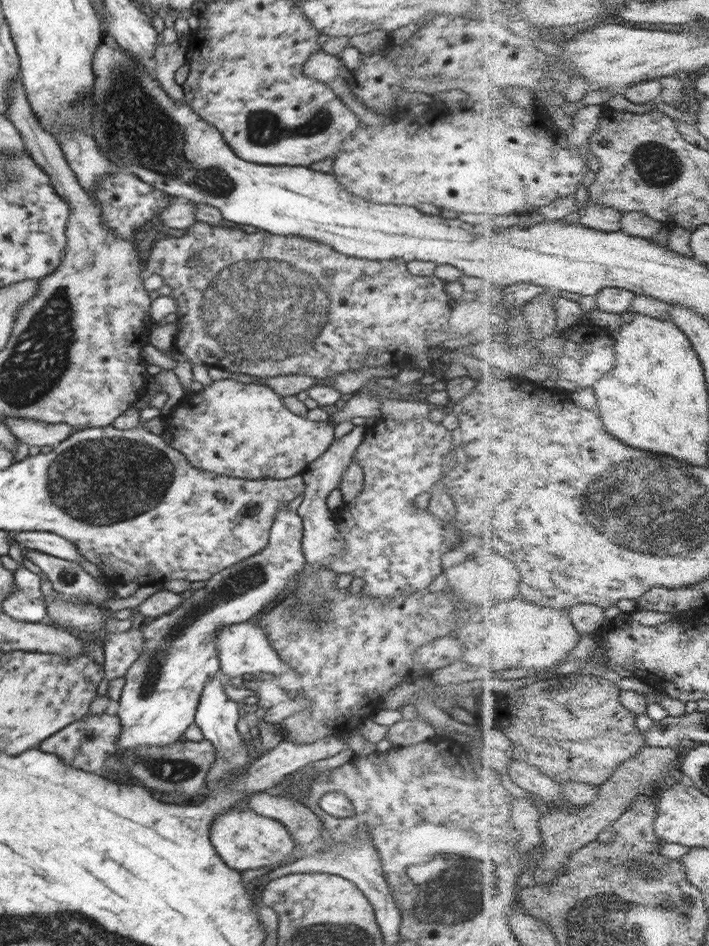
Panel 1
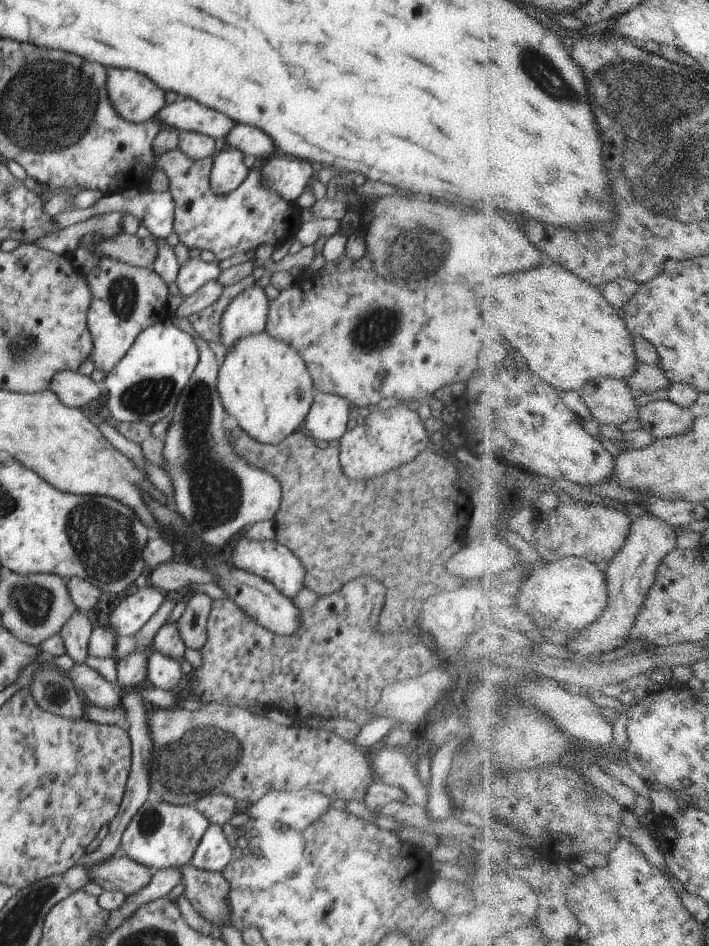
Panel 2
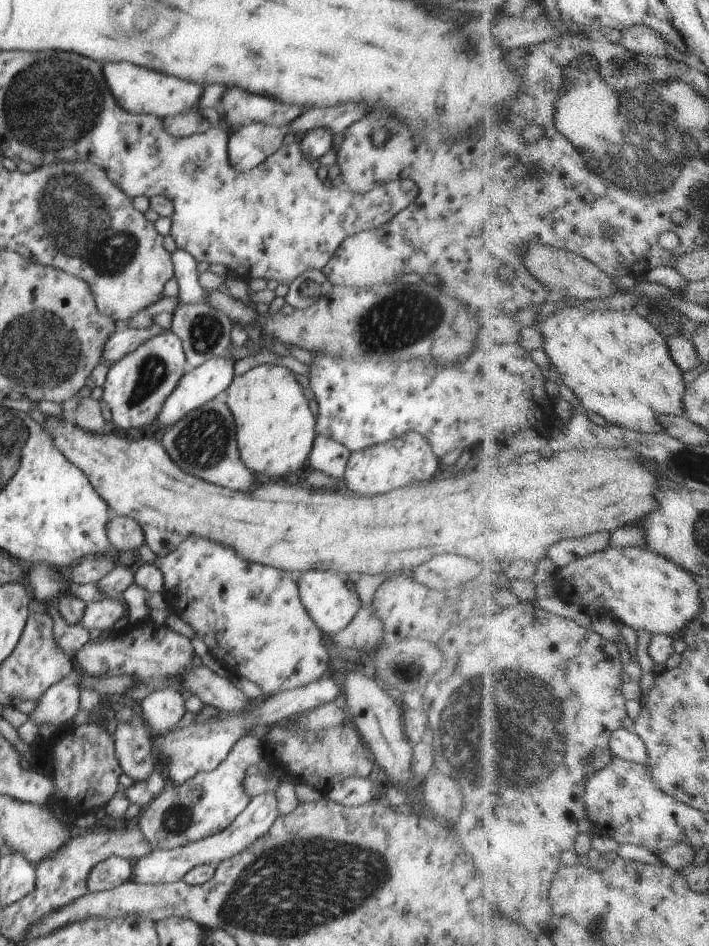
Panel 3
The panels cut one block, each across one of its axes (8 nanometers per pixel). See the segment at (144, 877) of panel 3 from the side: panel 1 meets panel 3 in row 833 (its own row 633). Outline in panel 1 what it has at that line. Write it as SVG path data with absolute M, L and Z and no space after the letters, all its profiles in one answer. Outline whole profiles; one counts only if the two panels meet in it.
M246 621L240 624L230 624L229 627L222 626L216 632L216 652L220 659L220 672L230 678L236 678L236 676L247 678L259 673L267 677L286 674L290 671L290 666L280 659L278 653L270 645L268 633L264 632L262 626L256 622Z

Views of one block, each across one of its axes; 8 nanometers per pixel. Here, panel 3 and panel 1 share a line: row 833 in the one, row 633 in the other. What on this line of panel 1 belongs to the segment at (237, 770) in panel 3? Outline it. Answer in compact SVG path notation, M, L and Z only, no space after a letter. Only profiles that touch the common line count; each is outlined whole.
M282 507L274 516L274 522L270 529L269 543L260 552L237 562L236 564L217 572L206 582L204 589L189 591L172 612L155 617L142 629L144 634L144 649L140 657L124 675L126 684L122 692L118 708L118 717L122 725L122 734L116 740L116 752L110 760L104 762L100 774L103 778L112 773L124 775L127 773L126 764L122 762L124 749L134 749L142 745L164 746L178 741L181 734L194 722L202 696L202 690L206 682L220 671L220 659L216 652L216 632L222 626L245 623L252 616L256 616L260 610L270 606L284 590L288 590L290 582L298 581L300 576L311 567L306 562L302 552L303 524L302 518L297 512Z

